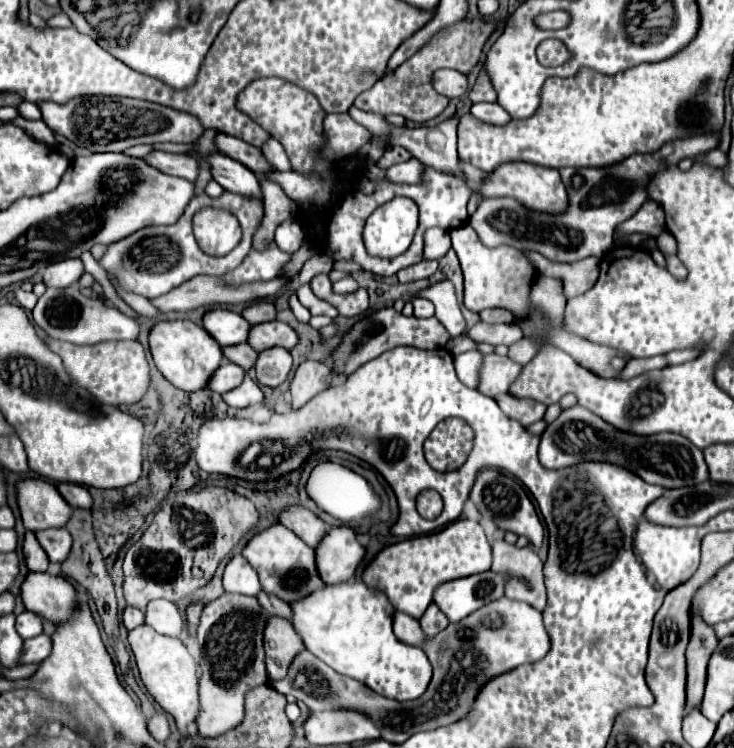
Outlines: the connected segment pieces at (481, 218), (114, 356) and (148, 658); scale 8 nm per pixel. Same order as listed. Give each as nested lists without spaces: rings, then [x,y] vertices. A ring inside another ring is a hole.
[[[694,136],[692,140],[676,140],[676,144],[668,144],[666,148],[654,152],[654,154],[634,154],[622,162],[616,162],[612,166],[602,166],[602,168],[562,168],[560,176],[562,182],[566,184],[568,196],[570,196],[570,208],[562,214],[562,216],[542,216],[538,212],[526,212],[526,208],[522,208],[516,200],[510,198],[484,198],[482,204],[478,206],[478,210],[470,216],[468,224],[476,230],[476,234],[480,236],[480,240],[486,246],[498,246],[498,244],[508,244],[514,246],[518,250],[526,248],[526,250],[536,250],[542,256],[546,256],[552,262],[564,262],[564,264],[572,264],[576,260],[584,260],[590,256],[604,258],[613,246],[614,228],[632,218],[640,206],[650,200],[648,196],[648,184],[650,180],[666,170],[668,166],[676,166],[680,160],[684,158],[694,158],[700,156],[712,148],[716,148],[718,144],[718,136]]]
[[[50,336],[44,338],[44,344],[56,352],[68,376],[84,390],[88,390],[98,402],[110,404],[110,406],[130,406],[136,404],[144,398],[150,386],[150,366],[146,360],[146,350],[140,342],[114,342],[114,340],[104,340],[98,344],[90,346],[78,346],[62,340],[54,340]]]
[[[150,626],[136,628],[128,634],[132,652],[136,656],[136,664],[140,670],[140,678],[148,688],[150,696],[174,716],[180,732],[186,732],[188,724],[198,720],[200,714],[200,696],[198,696],[198,664],[186,646],[178,638],[168,638],[154,632]]]

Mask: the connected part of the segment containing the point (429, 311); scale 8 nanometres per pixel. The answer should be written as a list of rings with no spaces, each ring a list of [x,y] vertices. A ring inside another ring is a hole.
[[[414,298],[412,306],[414,306],[414,316],[418,318],[428,318],[434,314],[434,304],[426,298]]]

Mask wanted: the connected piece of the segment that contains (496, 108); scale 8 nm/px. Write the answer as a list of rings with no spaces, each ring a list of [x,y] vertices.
[[[488,102],[473,104],[470,112],[483,122],[490,124],[506,124],[510,120],[510,114],[500,104],[488,104]]]

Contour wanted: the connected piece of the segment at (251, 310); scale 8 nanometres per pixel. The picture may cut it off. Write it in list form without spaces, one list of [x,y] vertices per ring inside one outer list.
[[[254,302],[252,306],[248,306],[242,316],[250,322],[250,324],[262,324],[262,322],[272,322],[276,320],[276,308],[272,302]]]

